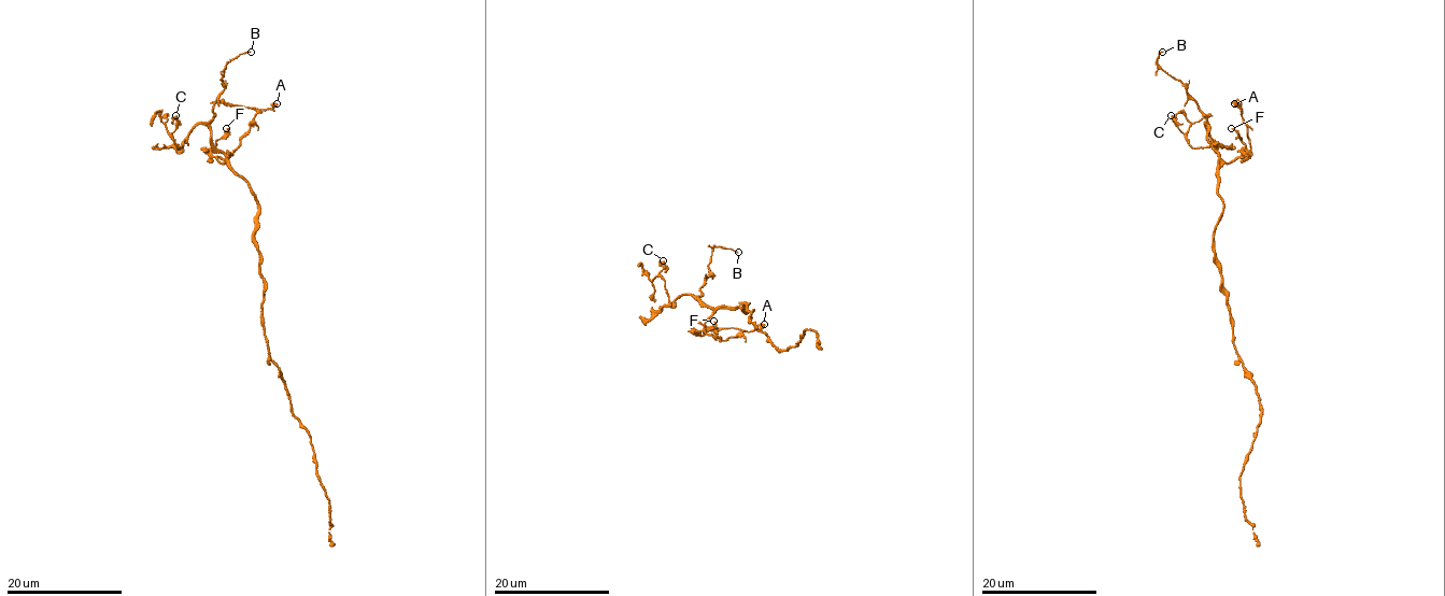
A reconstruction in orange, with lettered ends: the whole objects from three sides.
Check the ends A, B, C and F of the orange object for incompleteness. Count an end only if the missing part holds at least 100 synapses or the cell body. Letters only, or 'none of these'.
none of these

